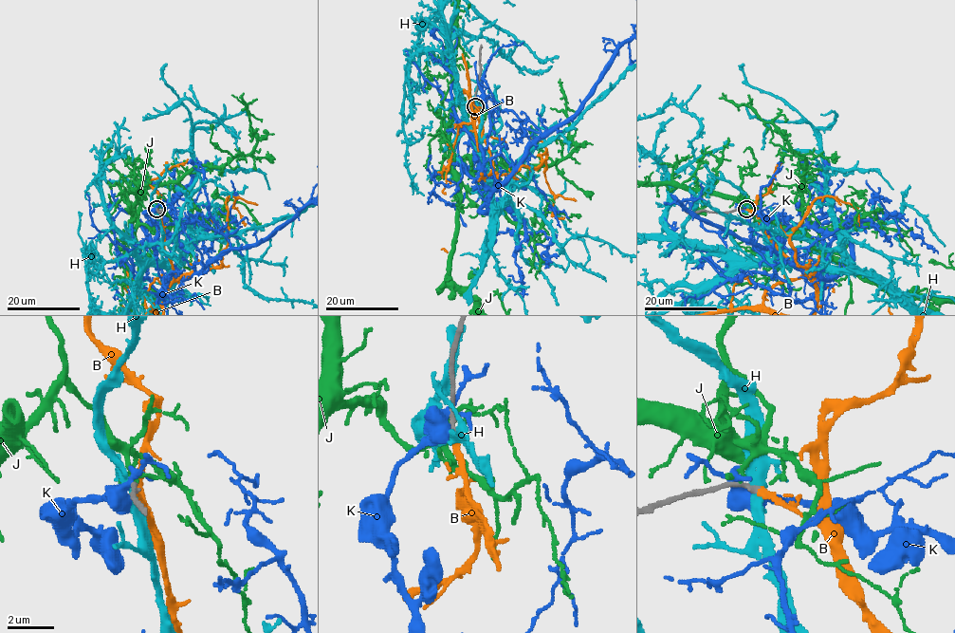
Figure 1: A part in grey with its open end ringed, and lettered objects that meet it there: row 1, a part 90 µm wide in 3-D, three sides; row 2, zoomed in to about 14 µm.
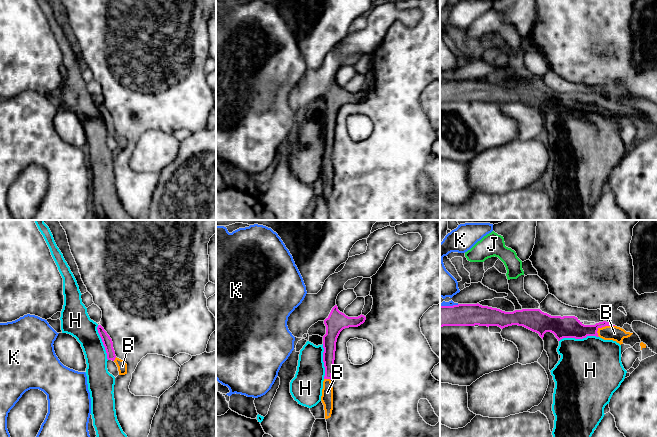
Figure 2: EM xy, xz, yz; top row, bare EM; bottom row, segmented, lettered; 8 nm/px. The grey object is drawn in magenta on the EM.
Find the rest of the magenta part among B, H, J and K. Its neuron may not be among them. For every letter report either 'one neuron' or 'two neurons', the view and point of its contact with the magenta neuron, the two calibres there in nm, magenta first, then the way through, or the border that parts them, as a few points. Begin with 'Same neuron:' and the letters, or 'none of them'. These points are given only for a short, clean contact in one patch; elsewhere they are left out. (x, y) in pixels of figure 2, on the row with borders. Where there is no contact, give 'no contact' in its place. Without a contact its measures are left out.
Same neuron: B
B: one neuron | yz (603, 326) | 160/120 nm
H: two neurons | yz (578, 338) | 180/480 nm
J: two neurons | no contact
K: two neurons | yz (449, 306) | 180/50 nm

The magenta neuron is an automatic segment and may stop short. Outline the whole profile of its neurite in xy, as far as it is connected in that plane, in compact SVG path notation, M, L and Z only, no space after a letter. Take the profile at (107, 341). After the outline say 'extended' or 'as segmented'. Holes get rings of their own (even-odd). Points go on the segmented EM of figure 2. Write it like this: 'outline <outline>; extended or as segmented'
outline M98 325L97 330L105 347L107 353L107 359L112 360L116 363L118 367L119 375L127 374L127 364L123 360L116 357L113 348L113 342L110 336L107 334L107 332L104 330L104 328L101 325Z; extended

